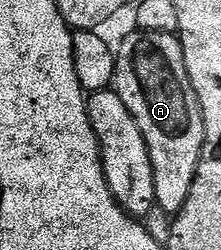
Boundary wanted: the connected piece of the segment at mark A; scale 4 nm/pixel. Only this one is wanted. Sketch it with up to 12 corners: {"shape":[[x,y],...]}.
{"shape":[[173,32],[117,45],[112,88],[178,213],[204,118]]}

